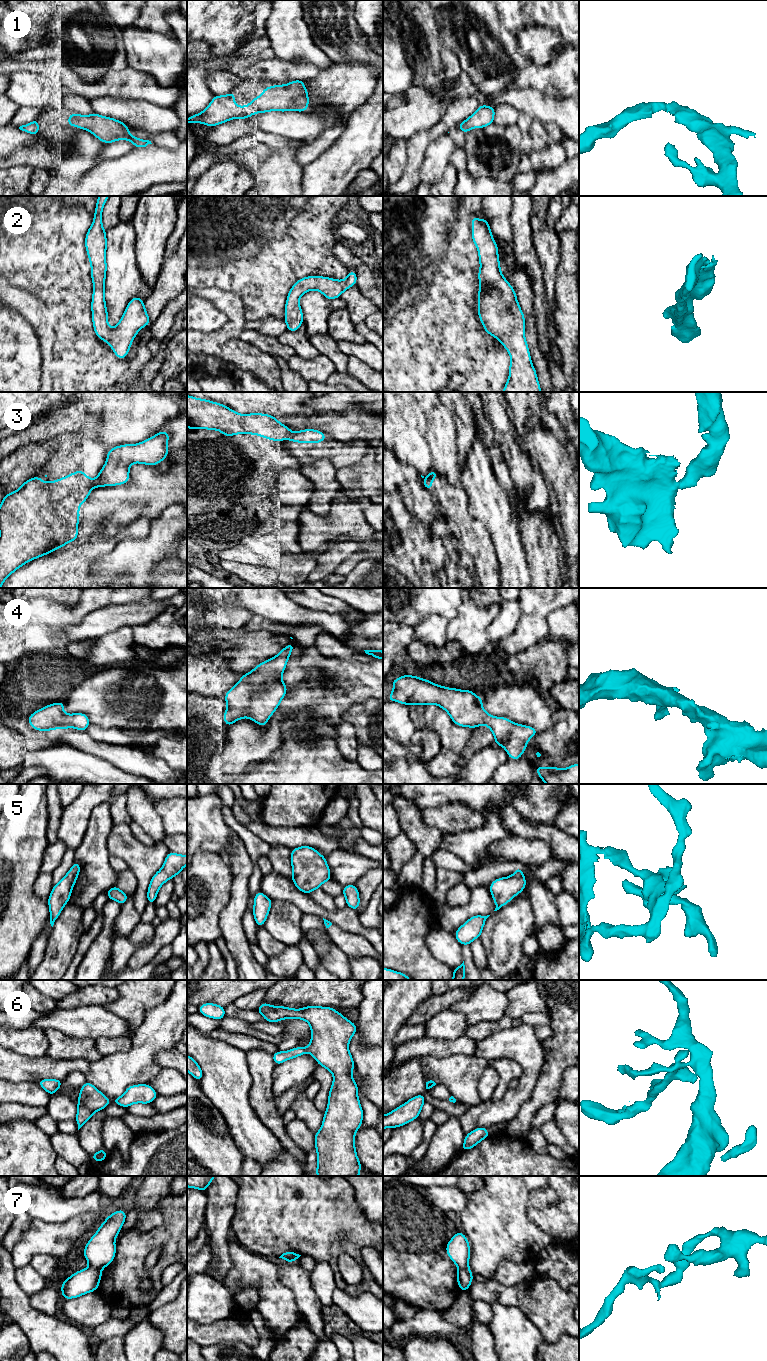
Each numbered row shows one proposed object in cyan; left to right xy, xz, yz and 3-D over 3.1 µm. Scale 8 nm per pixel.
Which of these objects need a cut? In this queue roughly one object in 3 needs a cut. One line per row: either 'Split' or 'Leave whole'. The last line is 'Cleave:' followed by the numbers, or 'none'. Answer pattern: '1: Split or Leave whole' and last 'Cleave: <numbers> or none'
1: Leave whole
2: Leave whole
3: Split
4: Leave whole
5: Leave whole
6: Leave whole
7: Split
Cleave: 3, 7

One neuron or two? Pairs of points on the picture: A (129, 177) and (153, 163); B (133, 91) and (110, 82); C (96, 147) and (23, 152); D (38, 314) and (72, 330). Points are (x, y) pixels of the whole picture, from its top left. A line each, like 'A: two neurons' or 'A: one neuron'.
A: one neuron
B: one neuron
C: one neuron
D: two neurons

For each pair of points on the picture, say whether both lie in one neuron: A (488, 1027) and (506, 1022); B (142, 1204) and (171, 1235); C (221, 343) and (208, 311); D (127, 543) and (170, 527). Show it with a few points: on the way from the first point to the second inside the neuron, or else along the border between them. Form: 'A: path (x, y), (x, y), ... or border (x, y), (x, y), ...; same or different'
A: path (492, 1027), (502, 1024); same
B: border (164, 1201), (162, 1223), (138, 1230); different
C: border (221, 328), (209, 332), (197, 330); different
D: path (138, 544), (153, 544), (159, 538); same

